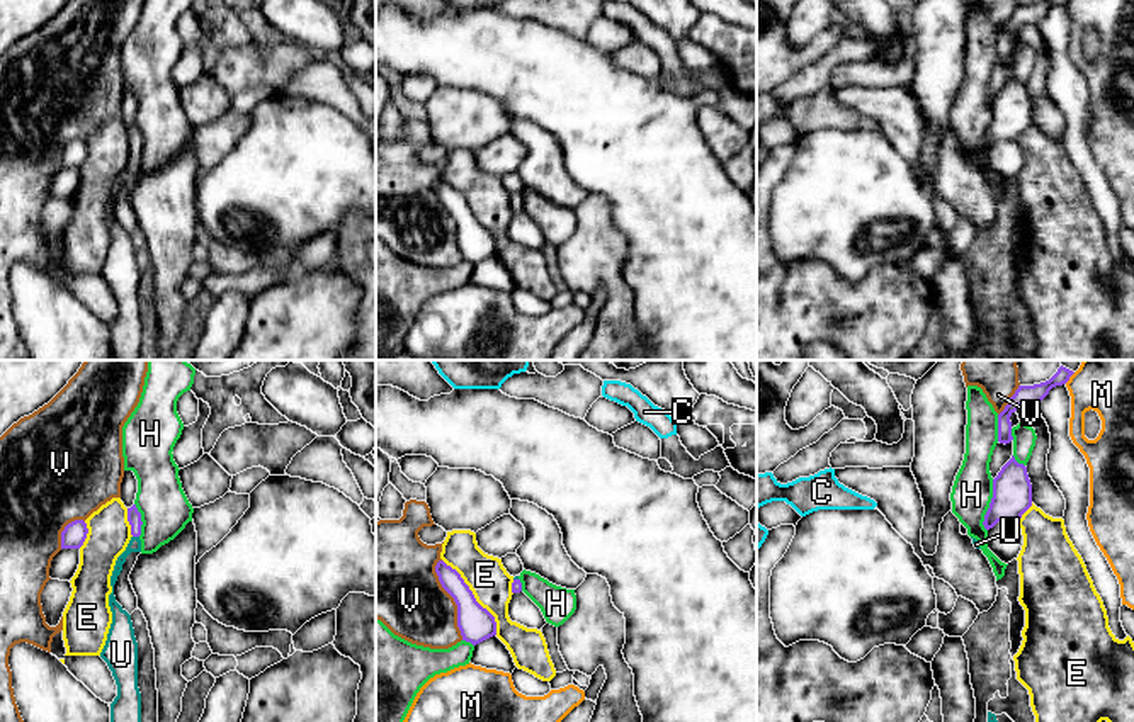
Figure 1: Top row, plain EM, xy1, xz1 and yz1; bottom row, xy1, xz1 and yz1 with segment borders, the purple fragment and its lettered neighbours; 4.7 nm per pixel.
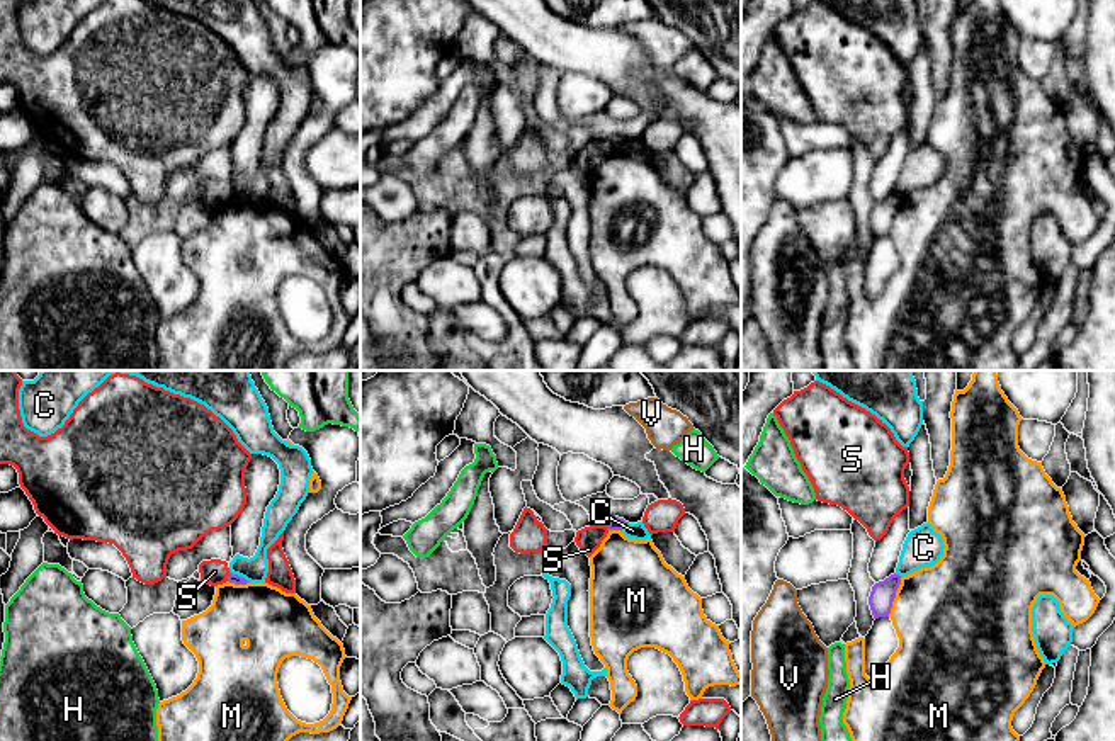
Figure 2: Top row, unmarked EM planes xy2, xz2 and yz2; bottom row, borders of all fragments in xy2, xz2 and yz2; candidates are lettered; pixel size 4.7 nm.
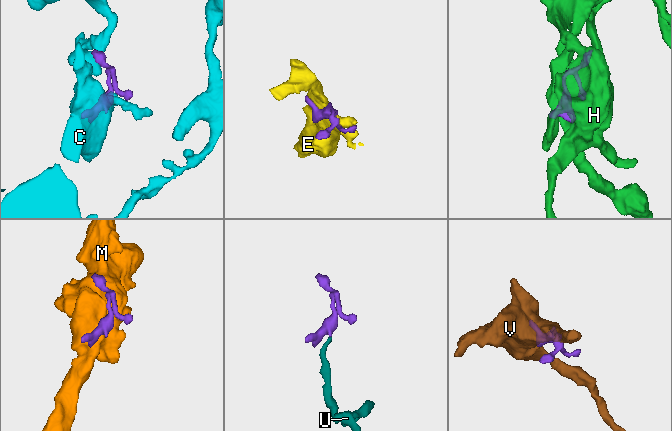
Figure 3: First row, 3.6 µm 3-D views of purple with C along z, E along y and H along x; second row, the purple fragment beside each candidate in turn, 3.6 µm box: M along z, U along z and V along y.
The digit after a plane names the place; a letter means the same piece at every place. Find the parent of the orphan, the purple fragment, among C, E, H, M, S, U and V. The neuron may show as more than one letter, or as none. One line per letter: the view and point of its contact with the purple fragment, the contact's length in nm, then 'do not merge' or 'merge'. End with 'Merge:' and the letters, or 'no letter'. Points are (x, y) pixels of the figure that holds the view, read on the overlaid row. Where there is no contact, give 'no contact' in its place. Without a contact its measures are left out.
C: xz2 (624, 526) | 60 nm | do not merge
E: xz1 (473, 597) | 440 nm | do not merge
H: yz1 (990, 505) | 260 nm | do not merge
M: yz2 (894, 597) | 200 nm | do not merge
S: xz2 (607, 526) | 30 nm | do not merge
U: xy1 (136, 535) | 30 nm | merge
V: xz1 (454, 600) | 400 nm | do not merge
Merge: U

